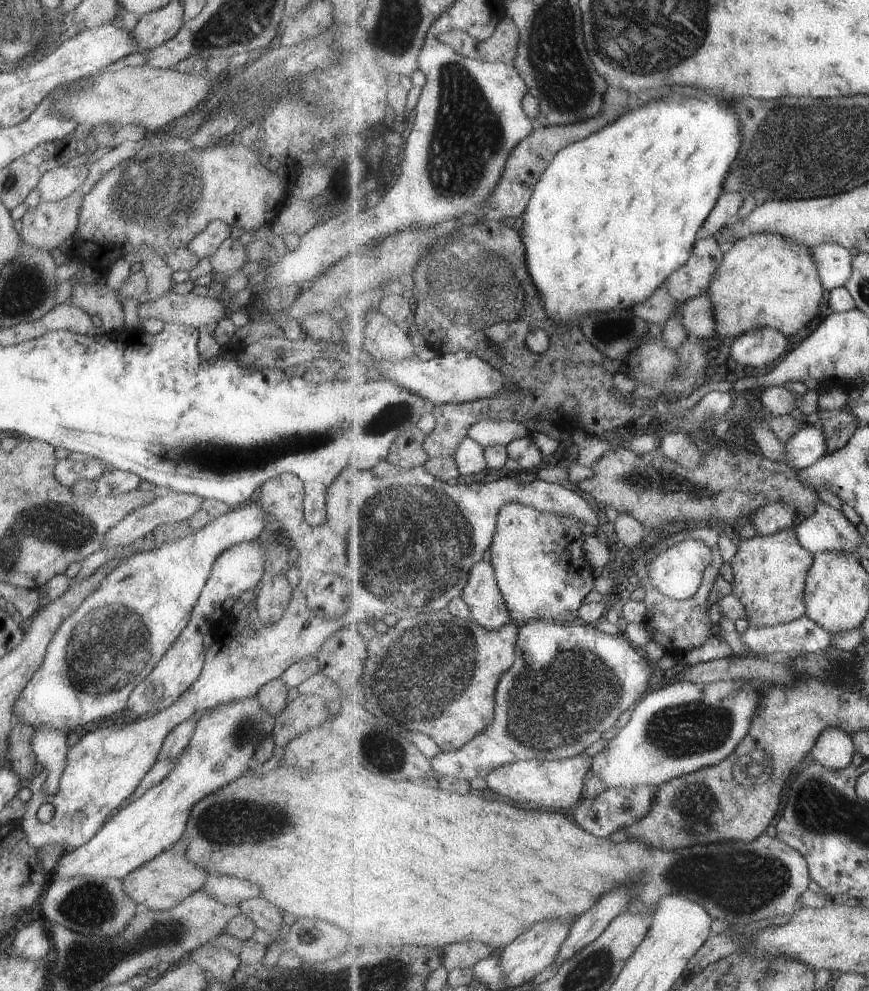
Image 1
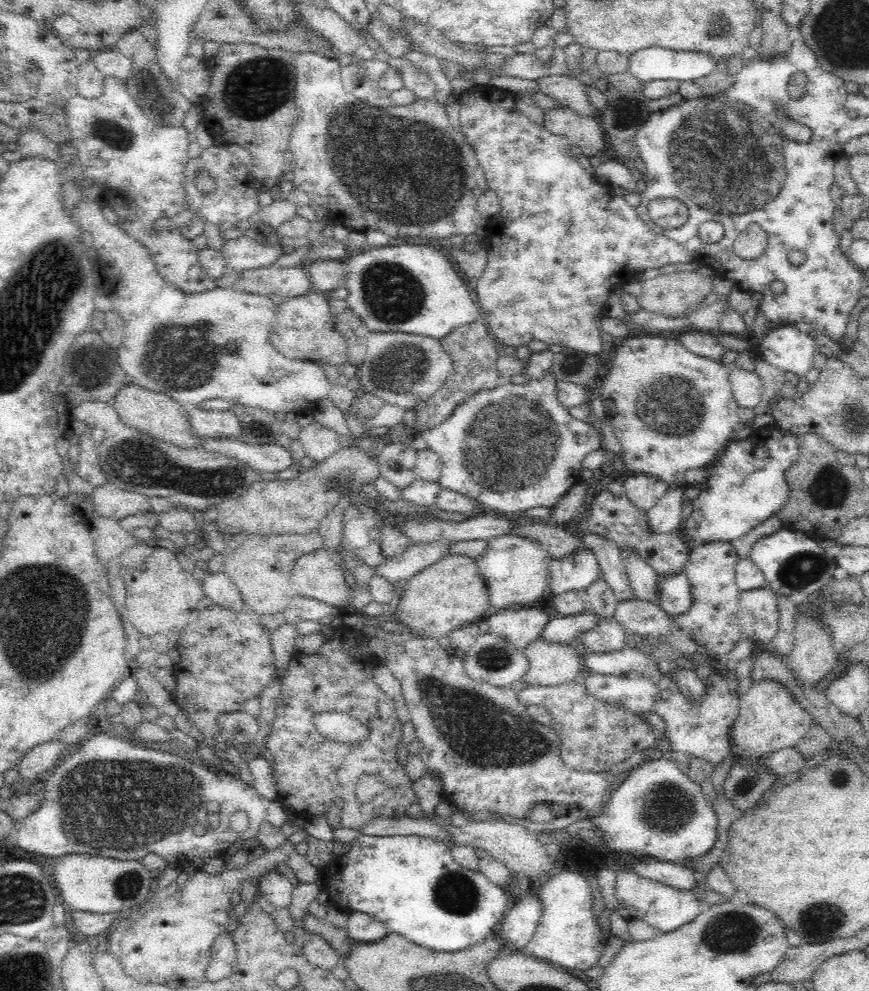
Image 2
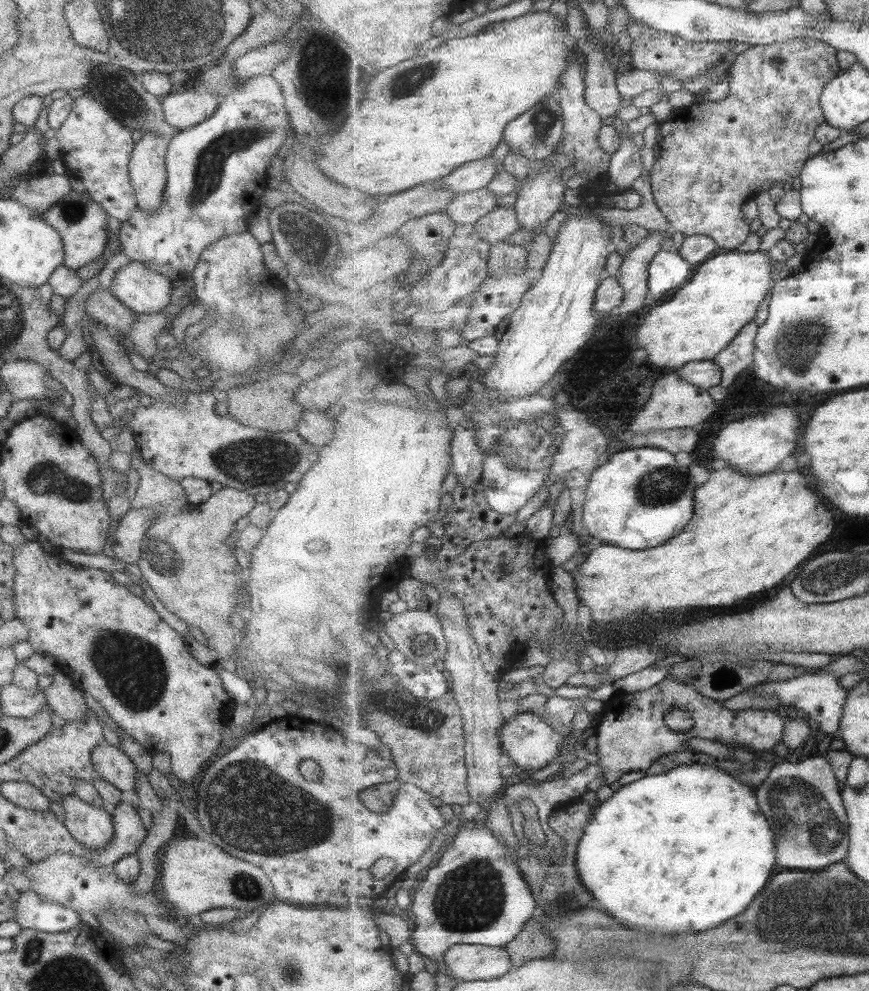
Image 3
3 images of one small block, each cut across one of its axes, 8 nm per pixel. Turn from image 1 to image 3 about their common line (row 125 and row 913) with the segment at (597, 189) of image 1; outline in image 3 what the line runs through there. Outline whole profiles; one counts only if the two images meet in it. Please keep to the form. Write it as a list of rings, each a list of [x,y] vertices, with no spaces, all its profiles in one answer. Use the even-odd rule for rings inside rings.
[[[687,764],[660,775],[645,776],[628,785],[622,786],[611,798],[603,803],[595,804],[593,820],[585,826],[585,834],[578,844],[578,870],[580,870],[581,883],[593,893],[593,897],[604,906],[603,910],[615,917],[623,928],[635,931],[653,932],[655,934],[677,934],[689,930],[709,930],[717,928],[719,924],[743,914],[749,904],[756,899],[757,894],[763,891],[771,876],[774,866],[777,866],[777,843],[775,834],[759,807],[755,796],[755,788],[733,778],[733,775],[723,771],[718,766],[709,764]]]

